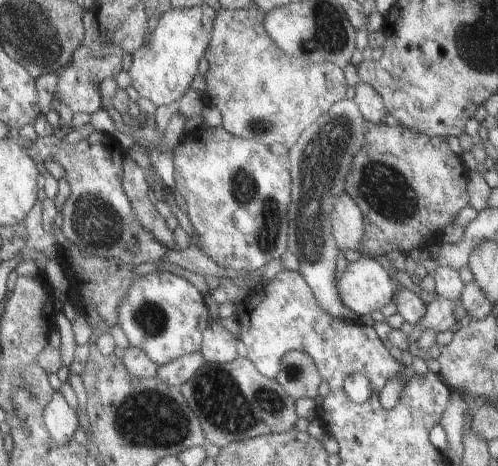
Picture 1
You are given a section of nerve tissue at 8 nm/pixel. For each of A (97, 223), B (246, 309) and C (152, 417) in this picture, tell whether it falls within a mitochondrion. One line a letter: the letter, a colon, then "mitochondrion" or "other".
A: mitochondrion
B: other
C: mitochondrion

